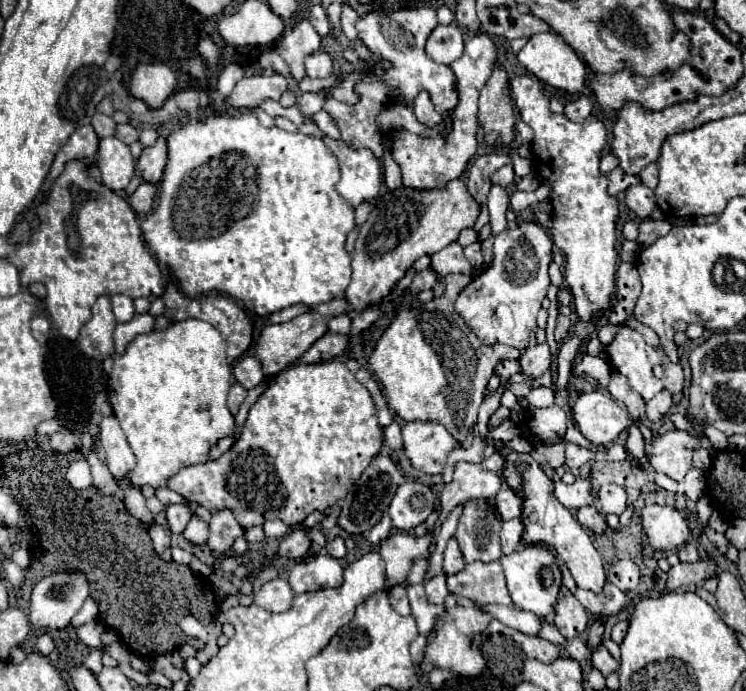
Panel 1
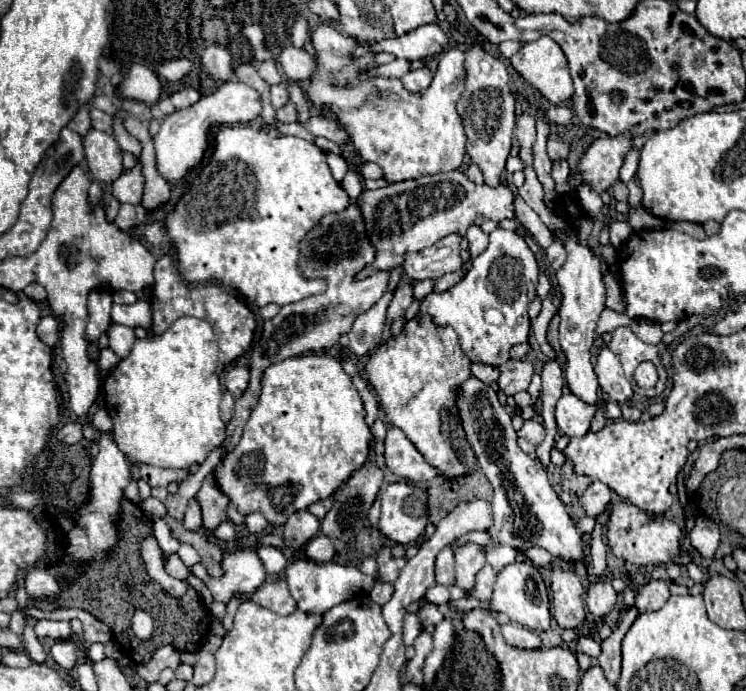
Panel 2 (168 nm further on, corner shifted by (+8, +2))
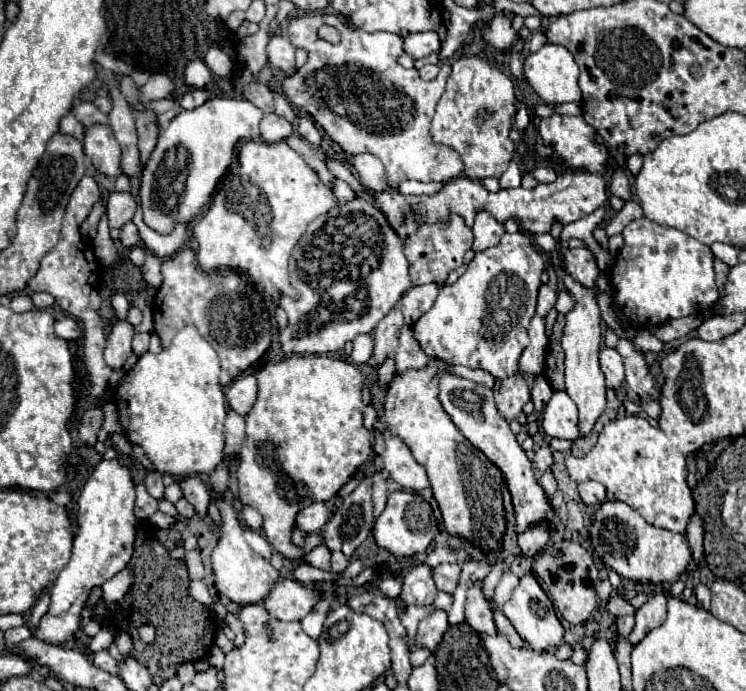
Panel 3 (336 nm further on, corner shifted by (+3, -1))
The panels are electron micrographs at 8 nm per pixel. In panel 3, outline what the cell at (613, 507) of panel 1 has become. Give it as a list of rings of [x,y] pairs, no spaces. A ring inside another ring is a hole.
[[[585,481],[585,483],[579,483],[579,495],[585,505],[599,507],[605,501],[605,487],[597,481]]]

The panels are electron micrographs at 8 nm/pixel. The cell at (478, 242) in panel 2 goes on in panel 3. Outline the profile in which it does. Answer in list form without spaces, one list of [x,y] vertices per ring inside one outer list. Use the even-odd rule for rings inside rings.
[[[479,211],[475,217],[475,225],[473,225],[473,251],[485,251],[489,247],[495,247],[501,239],[501,235],[505,233],[503,225],[497,223],[487,211]]]

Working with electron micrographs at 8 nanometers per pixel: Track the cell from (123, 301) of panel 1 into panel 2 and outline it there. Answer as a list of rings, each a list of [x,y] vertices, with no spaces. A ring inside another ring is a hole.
[[[138,300],[136,304],[124,306],[124,304],[114,304],[112,306],[112,322],[124,324],[130,328],[144,328],[148,330],[152,324],[152,308],[148,302]]]

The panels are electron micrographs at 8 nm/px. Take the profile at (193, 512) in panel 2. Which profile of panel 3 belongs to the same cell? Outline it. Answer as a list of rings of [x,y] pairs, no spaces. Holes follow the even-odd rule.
[[[185,477],[183,481],[183,497],[195,507],[199,517],[207,517],[207,507],[211,503],[211,493],[199,477]]]

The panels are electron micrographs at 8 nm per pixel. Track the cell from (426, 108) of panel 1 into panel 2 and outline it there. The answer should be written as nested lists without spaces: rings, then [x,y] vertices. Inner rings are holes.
[[[424,66],[424,68],[418,68],[418,70],[410,70],[404,78],[402,78],[404,86],[410,90],[410,92],[420,92],[420,90],[426,90],[432,82],[432,72]]]

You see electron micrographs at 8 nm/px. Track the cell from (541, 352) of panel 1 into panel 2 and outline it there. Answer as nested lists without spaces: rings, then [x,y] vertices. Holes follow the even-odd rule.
[[[508,360],[508,362],[500,364],[498,370],[500,370],[498,388],[506,396],[514,396],[516,392],[526,390],[534,376],[534,366],[528,360]]]

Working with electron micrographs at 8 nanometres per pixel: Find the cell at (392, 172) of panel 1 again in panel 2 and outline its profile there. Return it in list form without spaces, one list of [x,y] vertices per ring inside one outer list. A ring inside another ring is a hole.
[[[362,162],[362,164],[360,164],[360,174],[362,174],[364,178],[370,178],[370,180],[382,178],[382,170],[380,170],[380,166],[376,166],[374,162]]]

